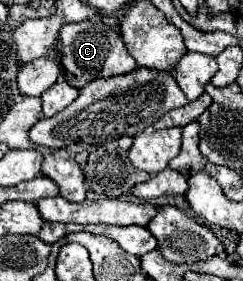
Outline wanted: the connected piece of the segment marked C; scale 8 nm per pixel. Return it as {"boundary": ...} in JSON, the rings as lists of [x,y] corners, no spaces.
{"boundary":[[[82,20],[82,22],[66,24],[60,30],[58,44],[60,44],[58,52],[60,52],[60,64],[64,68],[64,76],[74,88],[82,88],[96,78],[118,76],[132,72],[136,68],[136,60],[128,54],[120,34],[98,20]]]}

